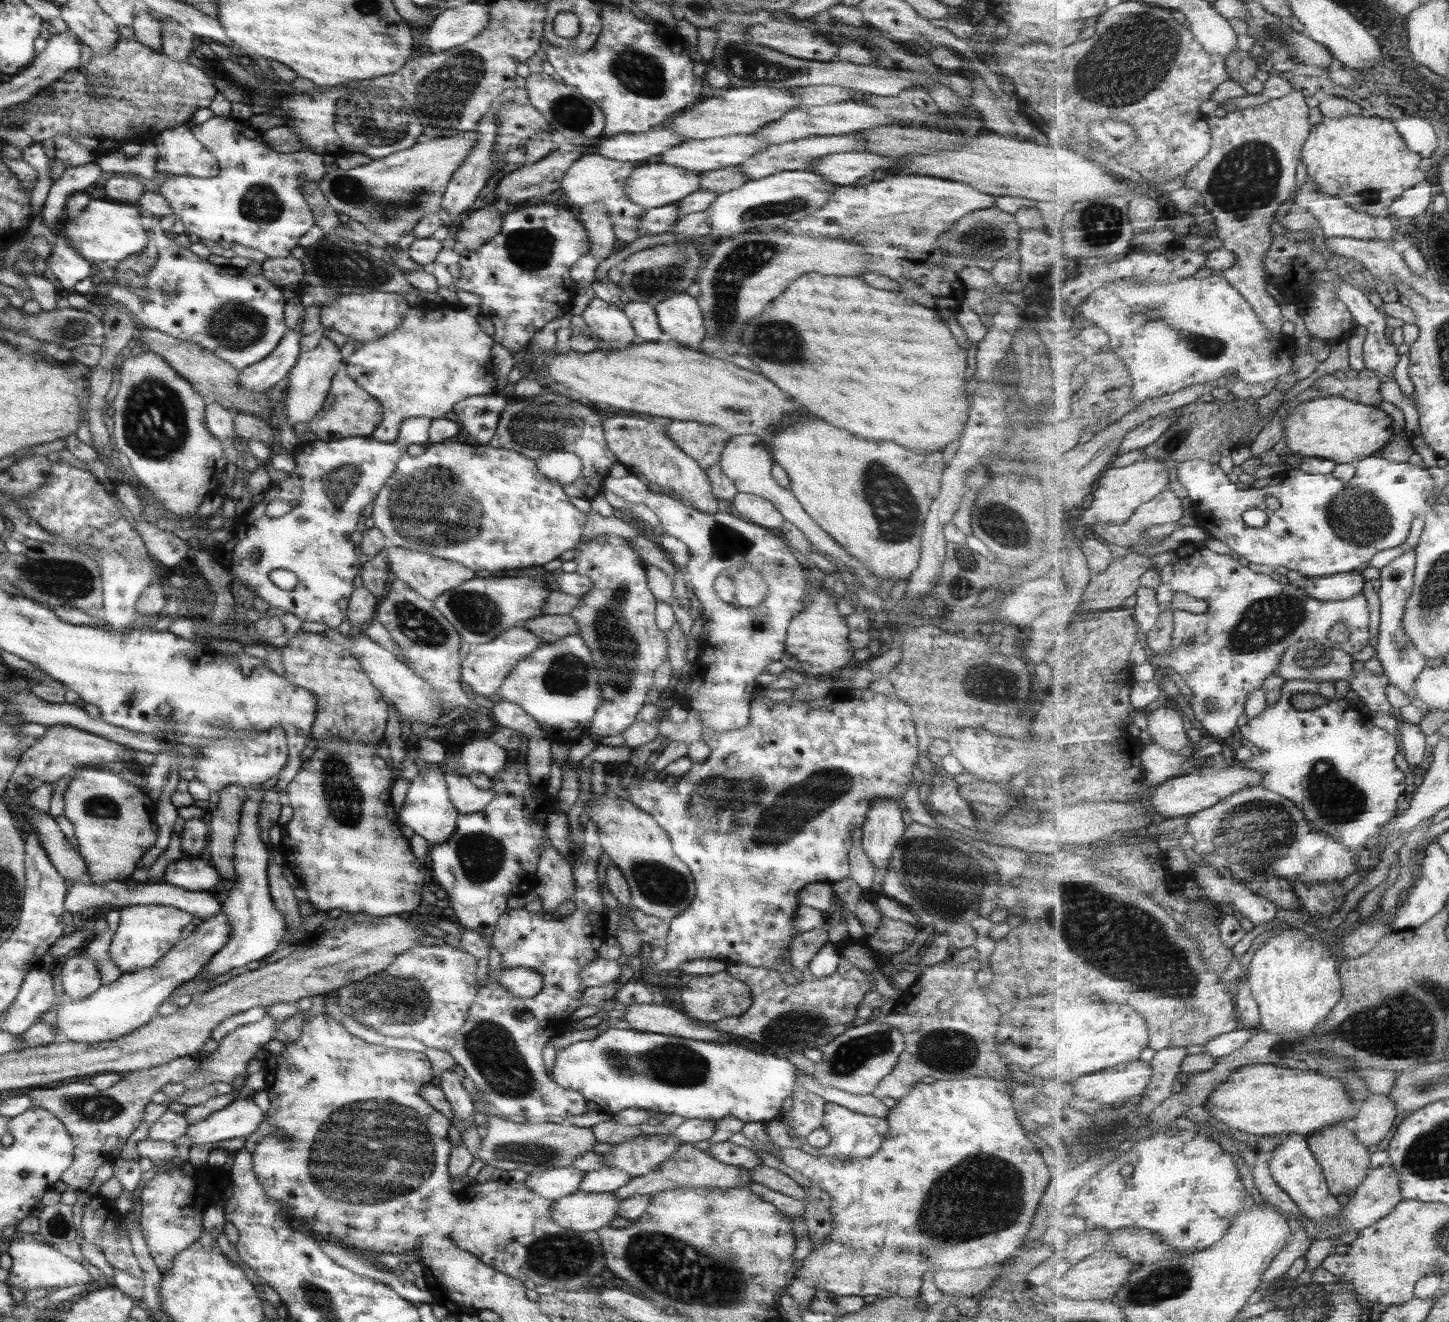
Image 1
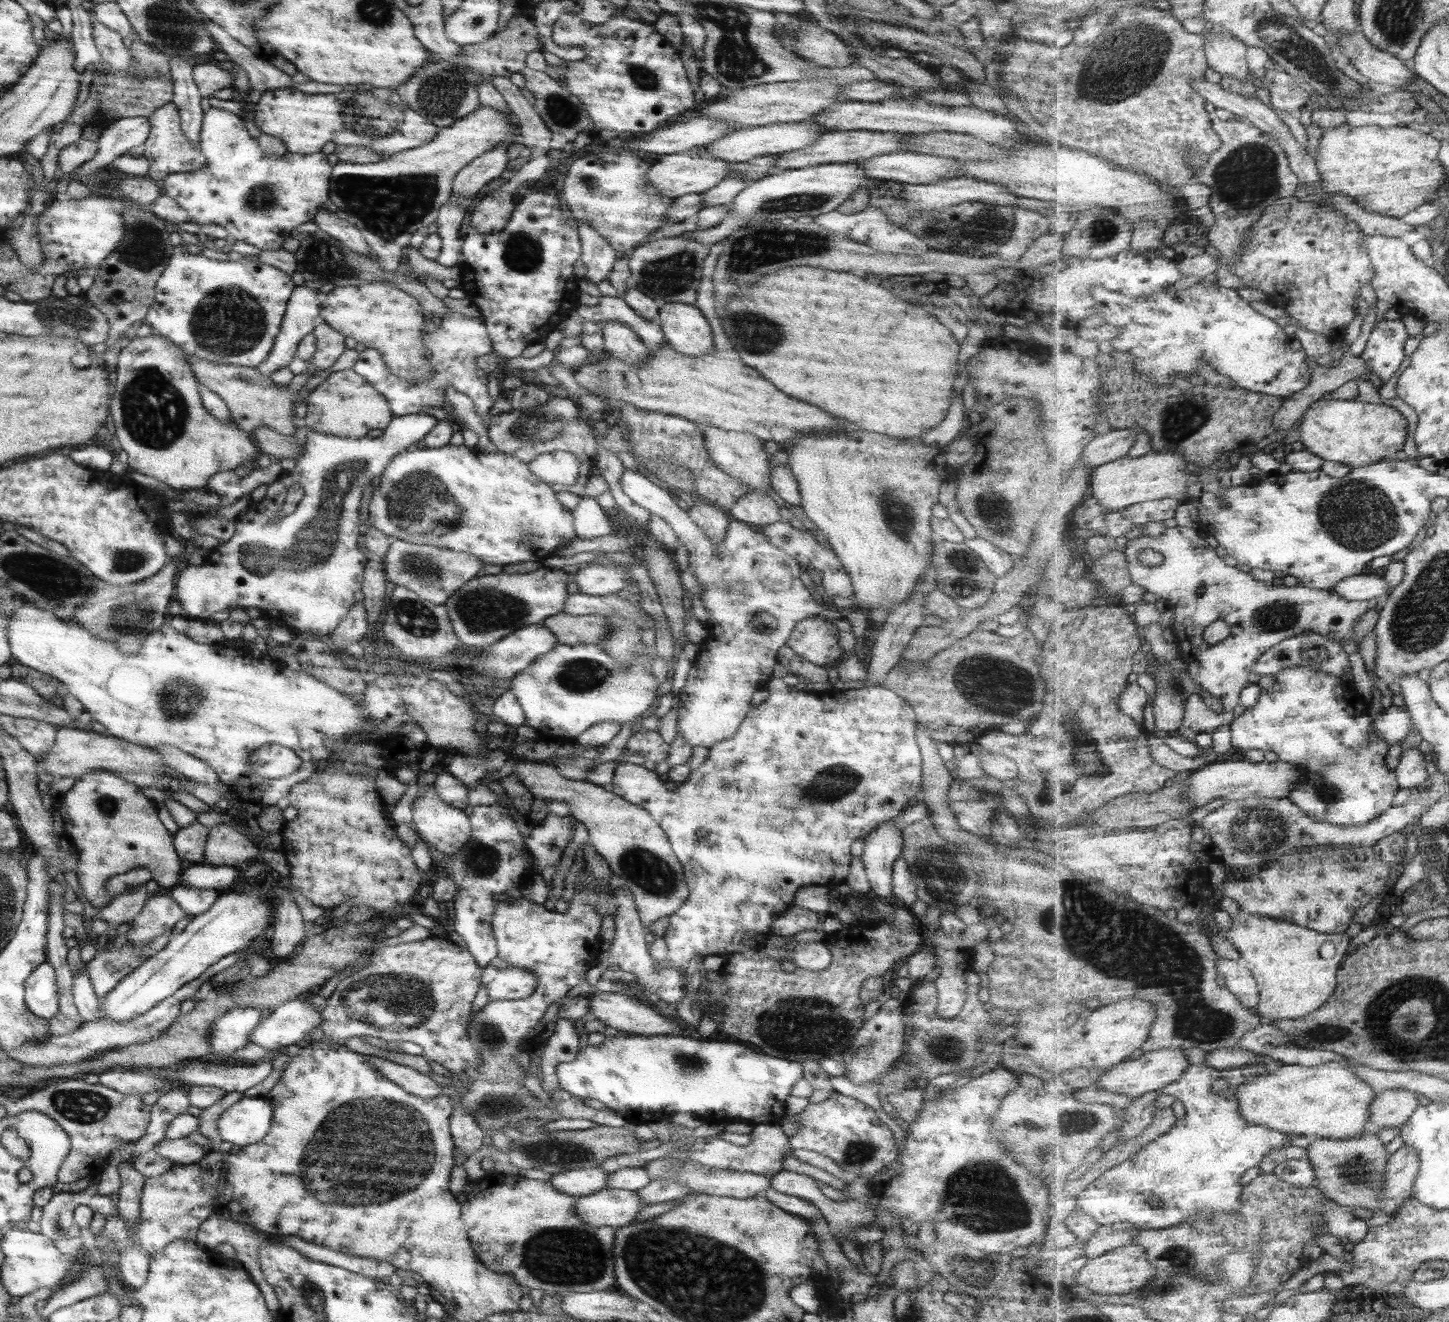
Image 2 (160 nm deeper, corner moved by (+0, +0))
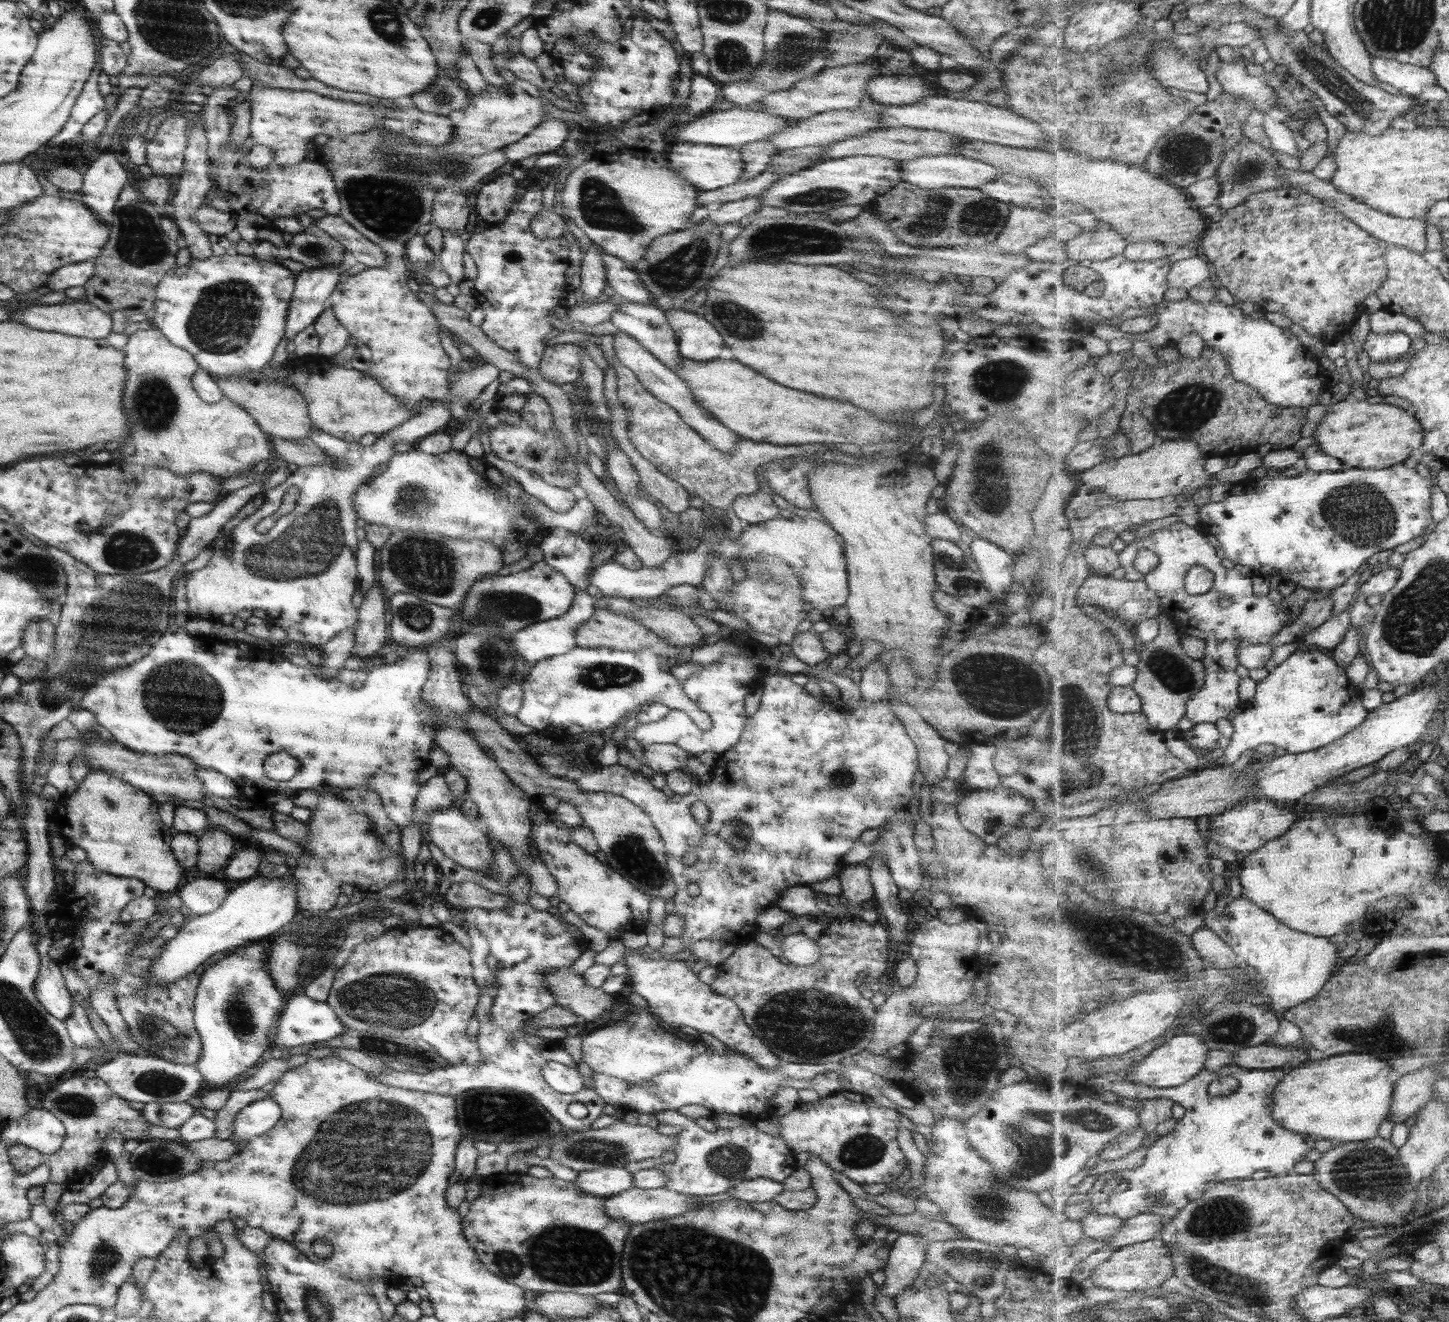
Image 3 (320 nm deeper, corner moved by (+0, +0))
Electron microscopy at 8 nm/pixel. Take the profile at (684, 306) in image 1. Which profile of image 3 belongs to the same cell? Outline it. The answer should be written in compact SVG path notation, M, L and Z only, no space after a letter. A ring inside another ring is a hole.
M680 307L668 308L663 312L669 328L673 330L681 358L693 362L719 359L724 345L721 334L715 332L715 328L702 316Z

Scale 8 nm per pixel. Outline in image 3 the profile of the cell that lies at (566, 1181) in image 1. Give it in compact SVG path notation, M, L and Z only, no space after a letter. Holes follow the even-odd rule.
M600 1167L579 1172L573 1184L585 1194L605 1198L633 1187L633 1178L624 1168Z

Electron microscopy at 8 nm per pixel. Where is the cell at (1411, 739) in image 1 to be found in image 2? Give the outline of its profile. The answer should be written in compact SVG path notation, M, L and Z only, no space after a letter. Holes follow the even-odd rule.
M1416 749L1405 750L1399 765L1394 769L1401 788L1424 789L1431 781L1427 772L1428 757Z

